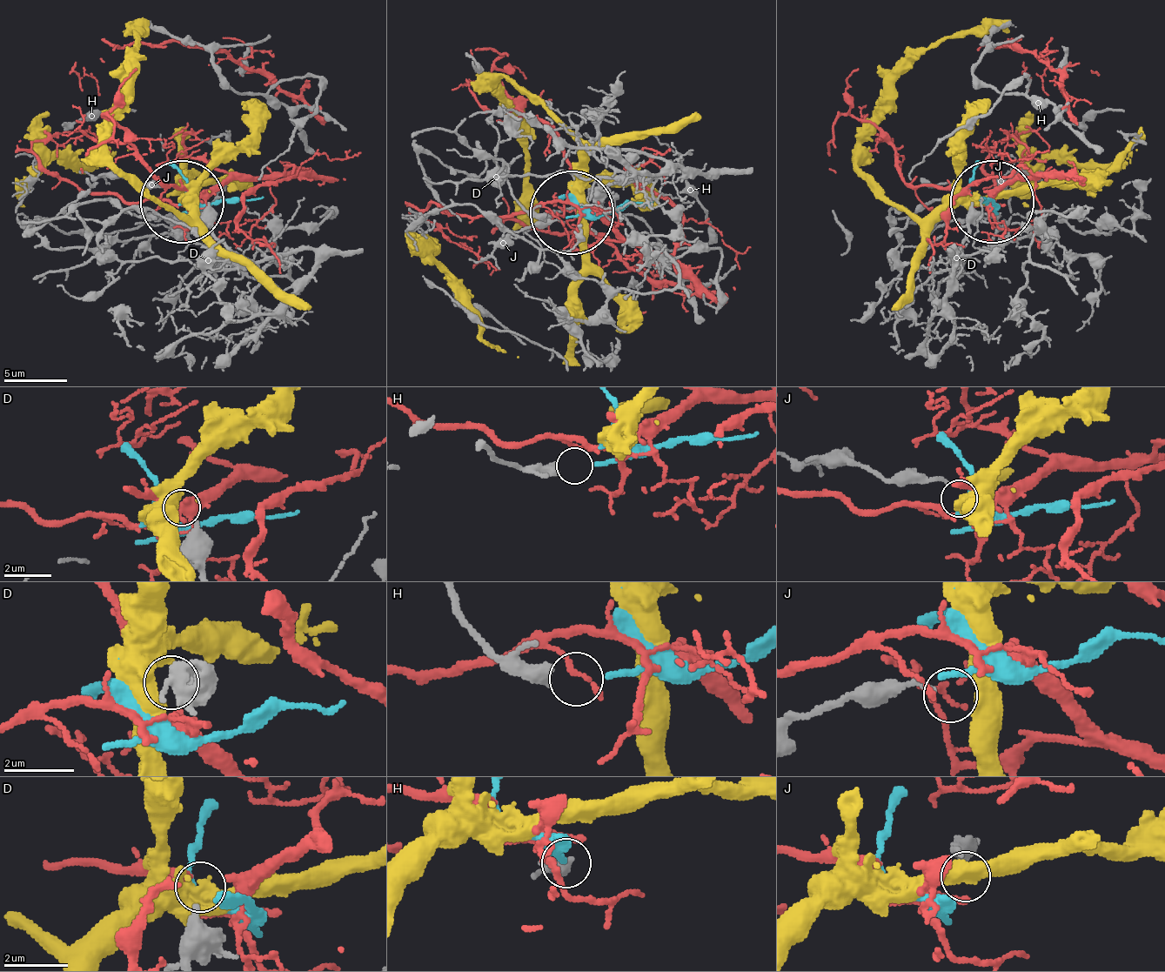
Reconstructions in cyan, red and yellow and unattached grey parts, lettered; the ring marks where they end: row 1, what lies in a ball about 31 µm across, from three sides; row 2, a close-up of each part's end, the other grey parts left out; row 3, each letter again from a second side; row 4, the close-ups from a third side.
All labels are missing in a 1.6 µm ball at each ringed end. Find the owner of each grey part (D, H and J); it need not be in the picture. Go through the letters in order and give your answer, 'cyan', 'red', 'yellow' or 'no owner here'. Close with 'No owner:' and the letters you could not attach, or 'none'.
D: no owner here
H: cyan
J: no owner here
No owner: D, J

